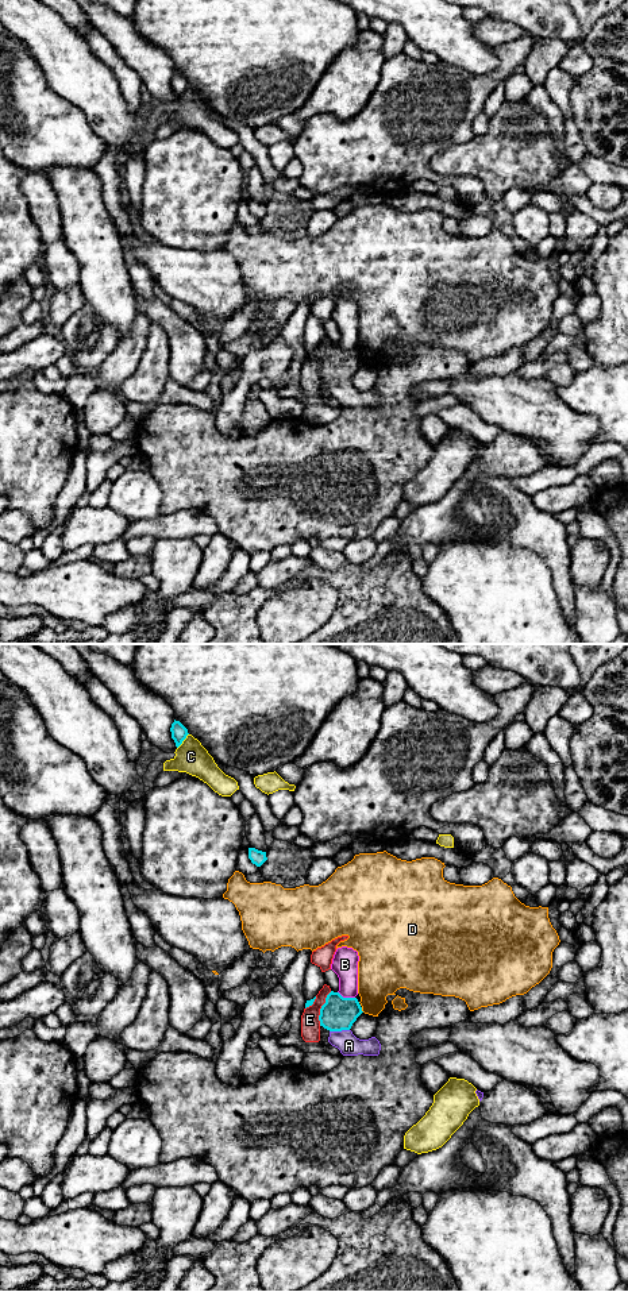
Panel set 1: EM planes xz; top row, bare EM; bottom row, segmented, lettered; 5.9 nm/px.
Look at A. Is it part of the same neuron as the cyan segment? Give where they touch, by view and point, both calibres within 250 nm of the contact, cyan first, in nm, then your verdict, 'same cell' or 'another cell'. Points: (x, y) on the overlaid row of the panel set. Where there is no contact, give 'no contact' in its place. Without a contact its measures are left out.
xz (339, 1030) | 200/130 nm | same cell

